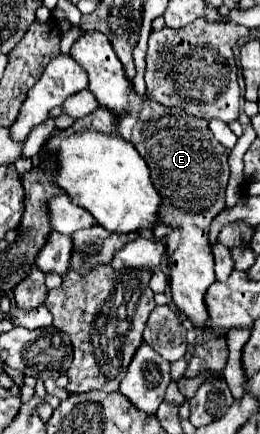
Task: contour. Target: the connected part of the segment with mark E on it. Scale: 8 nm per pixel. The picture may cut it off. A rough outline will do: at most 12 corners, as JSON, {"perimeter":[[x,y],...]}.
{"perimeter":[[103,33],[71,57],[149,165],[173,303],[205,327],[231,149],[137,95]]}

